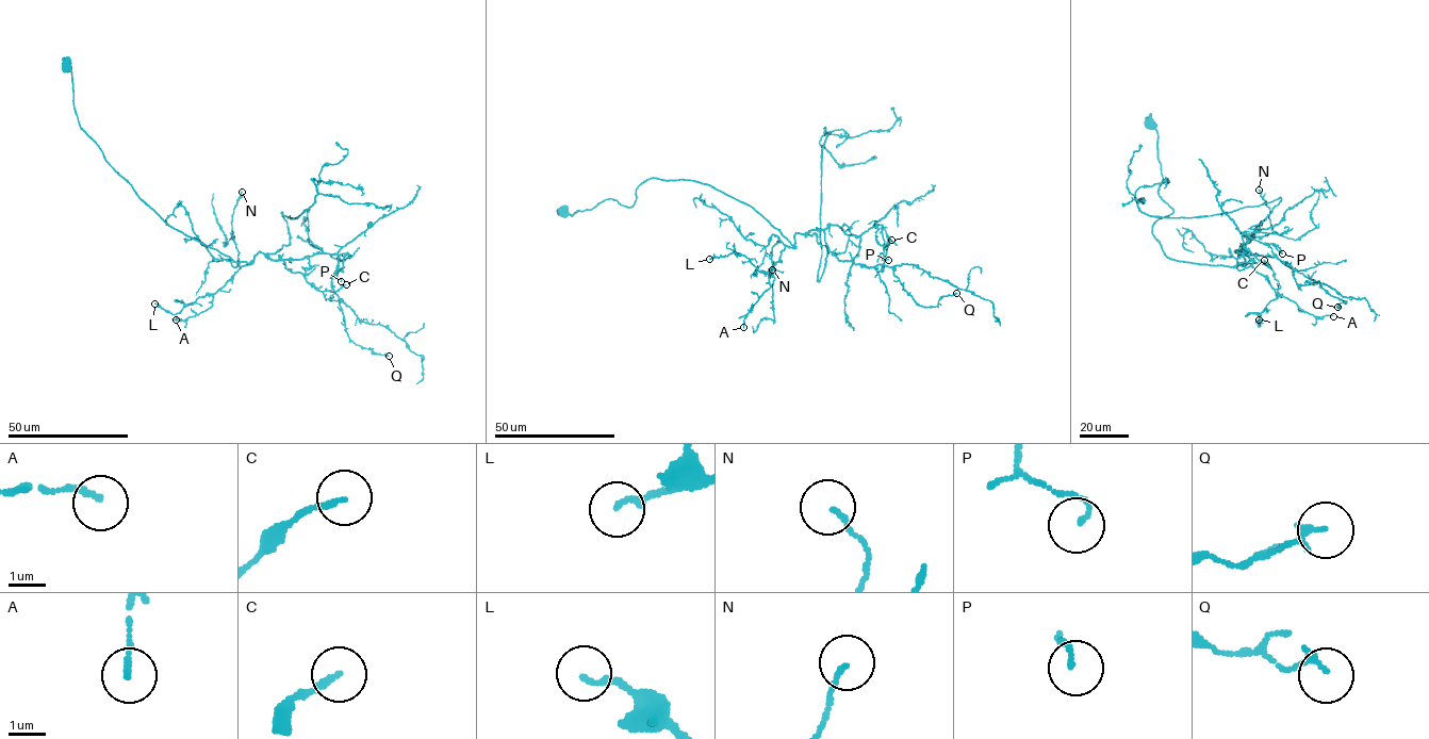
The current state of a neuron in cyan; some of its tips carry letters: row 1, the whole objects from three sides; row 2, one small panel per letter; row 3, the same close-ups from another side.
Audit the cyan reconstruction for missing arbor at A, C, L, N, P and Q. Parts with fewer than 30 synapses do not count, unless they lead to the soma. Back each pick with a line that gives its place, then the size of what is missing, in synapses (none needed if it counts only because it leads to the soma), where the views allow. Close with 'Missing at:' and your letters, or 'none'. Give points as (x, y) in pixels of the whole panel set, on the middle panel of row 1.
Missing at: none

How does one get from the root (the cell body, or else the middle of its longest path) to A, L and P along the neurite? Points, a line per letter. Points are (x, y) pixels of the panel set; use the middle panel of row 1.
A: (562, 211), (631, 207), (655, 177), (750, 206), (793, 247), (743, 327)
L: (562, 211), (631, 207), (647, 179), (691, 180), (750, 206), (793, 246), (767, 272), (735, 252), (709, 259)
P: (562, 211), (631, 207), (647, 179), (691, 180), (750, 206), (793, 245), (797, 233), (881, 225), (888, 260)

